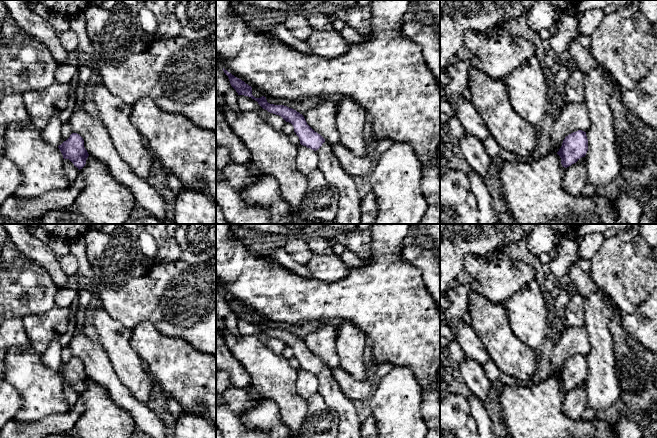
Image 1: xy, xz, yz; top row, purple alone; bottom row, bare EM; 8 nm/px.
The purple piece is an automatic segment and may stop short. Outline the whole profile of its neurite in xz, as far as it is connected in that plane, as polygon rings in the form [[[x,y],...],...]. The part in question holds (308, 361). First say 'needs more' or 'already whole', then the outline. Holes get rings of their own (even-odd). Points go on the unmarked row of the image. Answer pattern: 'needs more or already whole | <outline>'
needs more | [[[224,292],[223,295],[228,300],[231,310],[236,314],[238,319],[251,321],[263,333],[279,339],[286,346],[291,347],[294,351],[294,356],[299,361],[300,368],[316,376],[318,379],[318,394],[338,414],[337,438],[361,438],[361,422],[353,401],[341,391],[339,384],[332,374],[332,370],[307,348],[304,340],[287,330],[270,328],[264,320],[255,322],[252,319],[251,310]]]

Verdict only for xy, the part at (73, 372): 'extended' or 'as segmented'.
as segmented

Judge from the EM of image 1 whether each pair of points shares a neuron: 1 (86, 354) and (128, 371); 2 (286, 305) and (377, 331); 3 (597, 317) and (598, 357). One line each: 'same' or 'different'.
1: different
2: same
3: same

